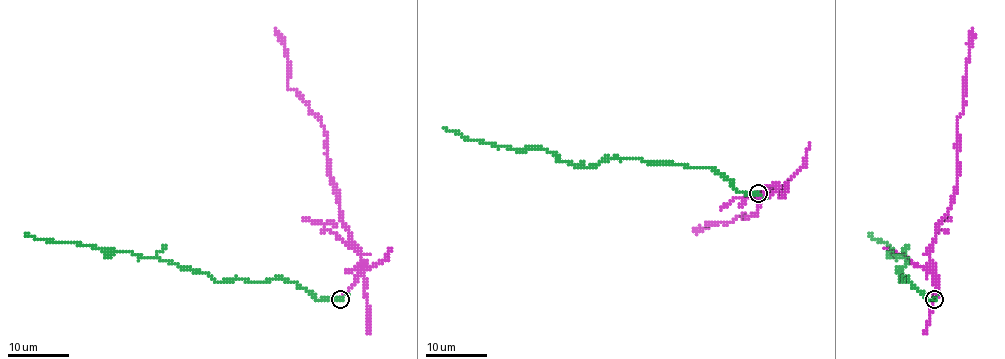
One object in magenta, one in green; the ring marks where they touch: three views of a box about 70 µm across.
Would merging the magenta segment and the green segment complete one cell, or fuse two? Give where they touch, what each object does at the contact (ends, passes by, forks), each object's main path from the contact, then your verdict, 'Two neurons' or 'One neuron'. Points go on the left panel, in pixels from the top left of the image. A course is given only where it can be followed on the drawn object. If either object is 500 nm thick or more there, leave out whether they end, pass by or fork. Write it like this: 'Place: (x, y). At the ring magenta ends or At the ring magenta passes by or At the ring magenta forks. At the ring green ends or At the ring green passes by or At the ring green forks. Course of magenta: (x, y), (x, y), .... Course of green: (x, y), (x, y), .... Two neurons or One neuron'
Place: (340, 299). At the ring magenta passes by. At the ring green passes by. Course of magenta: (340, 298), (357, 279), (360, 250), (342, 223), (322, 121), (288, 87), (287, 50), (275, 27). Course of green: (340, 299), (316, 299), (282, 278), (215, 281), (206, 273), (155, 256), (41, 240), (26, 234). Two neurons

